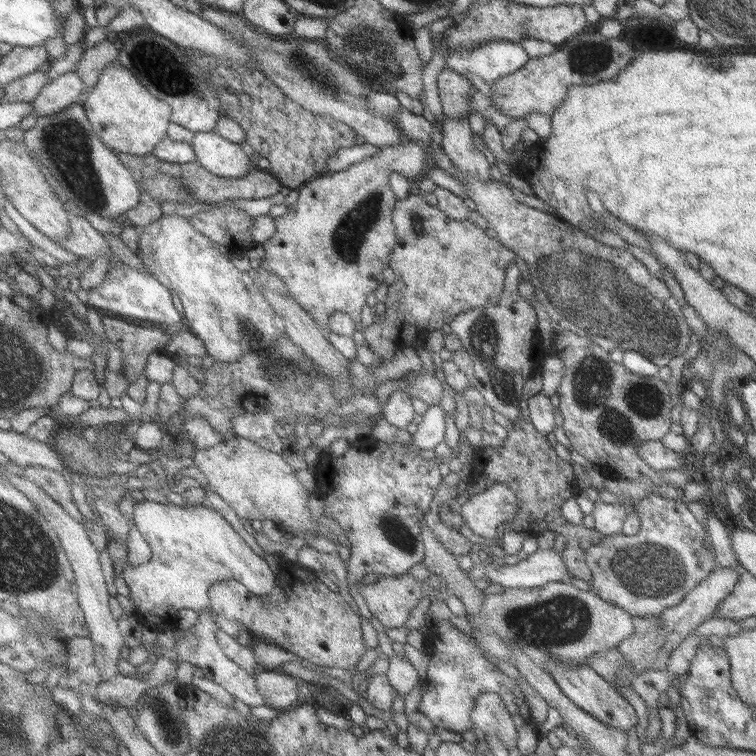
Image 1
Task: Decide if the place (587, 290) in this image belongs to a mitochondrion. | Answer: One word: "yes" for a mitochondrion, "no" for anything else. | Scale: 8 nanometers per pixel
yes

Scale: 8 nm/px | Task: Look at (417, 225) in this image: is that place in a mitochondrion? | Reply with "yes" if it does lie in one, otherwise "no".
yes

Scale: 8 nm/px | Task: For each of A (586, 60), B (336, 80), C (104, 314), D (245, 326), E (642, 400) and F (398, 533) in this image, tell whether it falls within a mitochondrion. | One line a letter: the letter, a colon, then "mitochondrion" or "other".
A: mitochondrion
B: mitochondrion
C: other
D: mitochondrion
E: mitochondrion
F: mitochondrion

